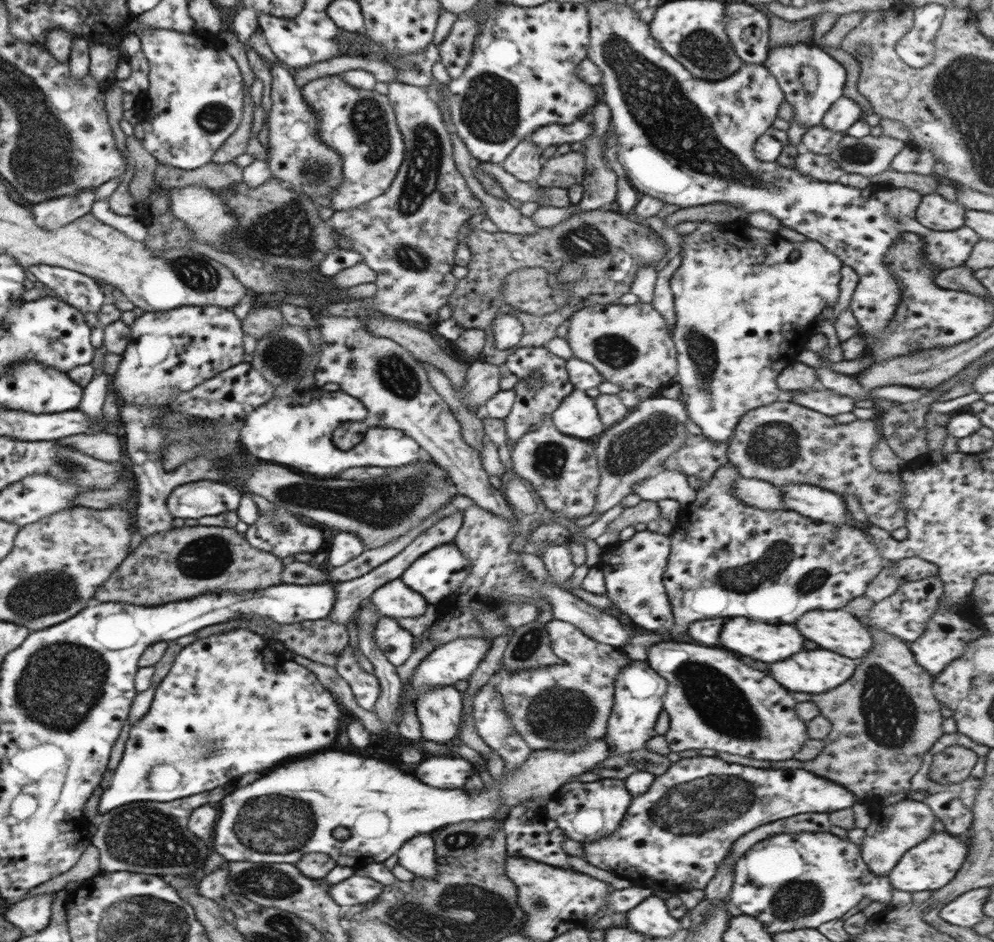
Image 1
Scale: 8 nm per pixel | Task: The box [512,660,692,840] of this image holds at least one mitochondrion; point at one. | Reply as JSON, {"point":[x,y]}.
{"point":[557,718]}

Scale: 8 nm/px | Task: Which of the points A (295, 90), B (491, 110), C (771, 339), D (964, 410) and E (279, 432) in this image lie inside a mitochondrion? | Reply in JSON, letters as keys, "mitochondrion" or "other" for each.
{"A":"other","B":"mitochondrion","C":"other","D":"other","E":"other"}

